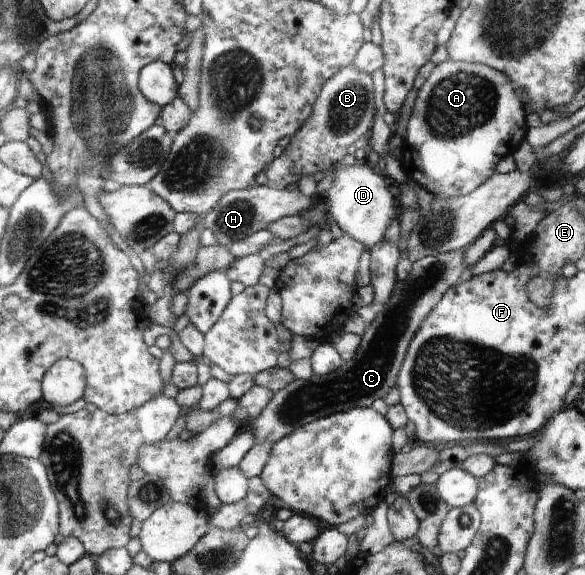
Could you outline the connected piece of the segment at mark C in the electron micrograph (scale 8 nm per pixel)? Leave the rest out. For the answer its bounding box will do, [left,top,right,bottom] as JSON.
[251,250,466,444]

